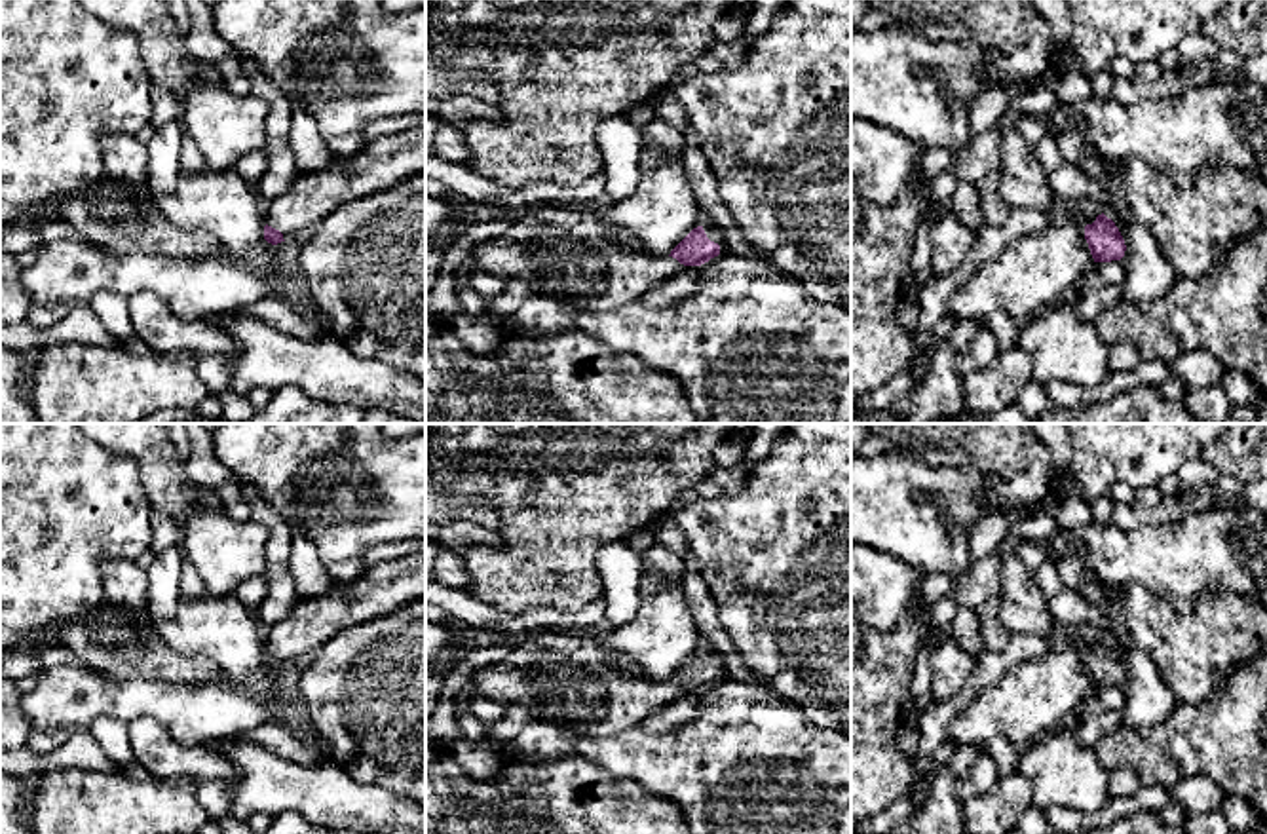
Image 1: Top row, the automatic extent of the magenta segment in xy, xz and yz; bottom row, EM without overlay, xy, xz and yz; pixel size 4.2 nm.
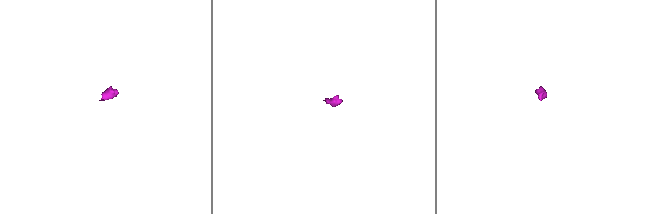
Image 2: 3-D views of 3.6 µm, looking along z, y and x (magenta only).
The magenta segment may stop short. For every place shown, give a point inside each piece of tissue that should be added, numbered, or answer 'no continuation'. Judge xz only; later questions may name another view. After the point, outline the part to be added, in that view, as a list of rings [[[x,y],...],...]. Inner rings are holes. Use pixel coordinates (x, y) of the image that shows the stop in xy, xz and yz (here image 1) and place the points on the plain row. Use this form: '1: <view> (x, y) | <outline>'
1: xz (715, 660) | [[[703,650],[703,655],[705,655],[705,659],[710,667],[720,671],[720,680],[728,678],[726,669],[724,669],[724,665],[726,665],[724,655],[712,654],[712,652],[707,652],[707,650]]]
2: xz (565, 677) | [[[534,631],[511,640],[511,650],[507,655],[475,671],[469,678],[467,688],[460,695],[460,701],[471,697],[486,697],[494,703],[513,707],[522,705],[538,714],[538,720],[557,724],[570,733],[585,737],[610,737],[627,728],[638,728],[650,714],[669,707],[671,703],[682,699],[686,693],[672,682],[657,682],[646,678],[633,661],[627,657],[608,657],[600,646],[600,638],[587,633],[568,633],[568,631]]]

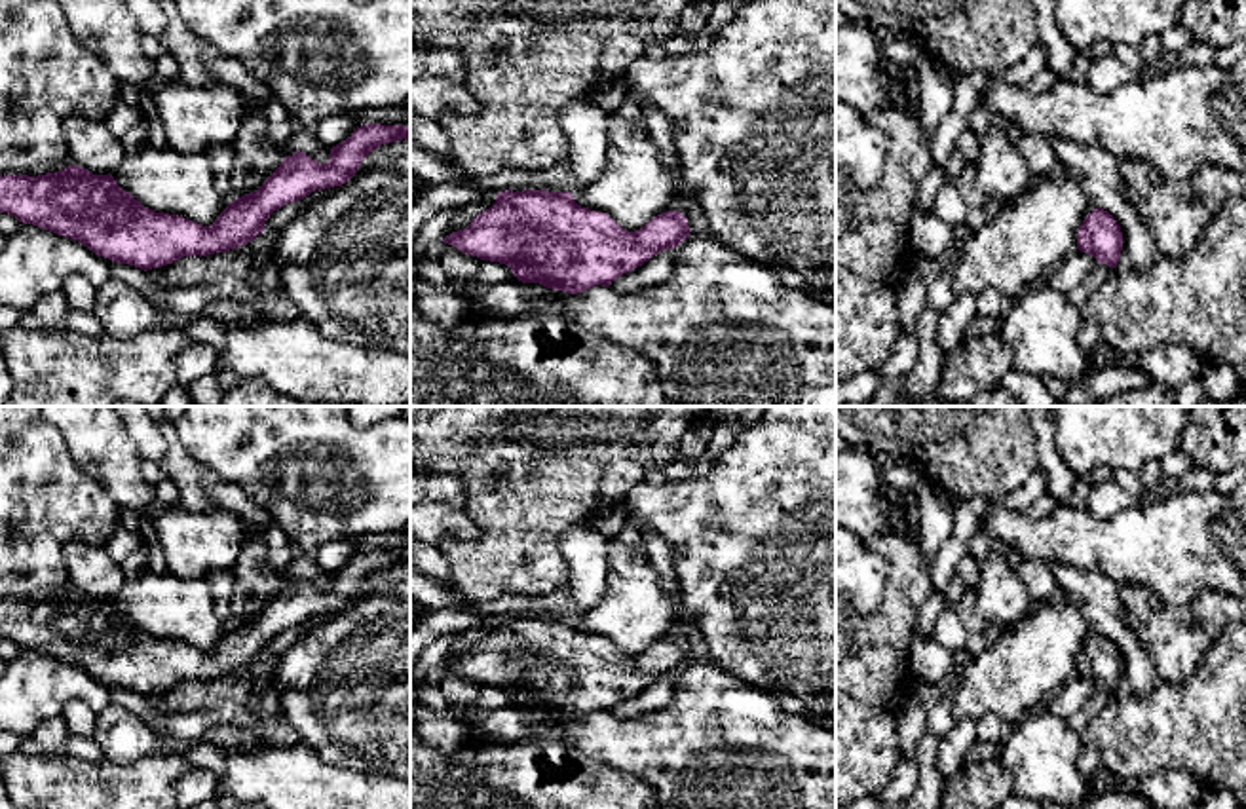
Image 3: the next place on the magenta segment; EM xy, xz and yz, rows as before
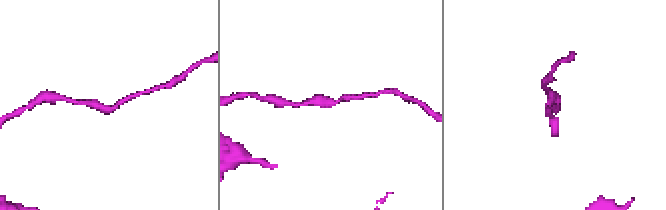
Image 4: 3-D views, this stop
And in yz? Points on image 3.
no continuation

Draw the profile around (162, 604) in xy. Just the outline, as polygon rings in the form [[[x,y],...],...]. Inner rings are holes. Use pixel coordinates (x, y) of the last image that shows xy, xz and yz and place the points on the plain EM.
[[[142,568],[112,598],[118,611],[141,630],[211,651],[234,623],[215,611],[207,577],[179,579]]]

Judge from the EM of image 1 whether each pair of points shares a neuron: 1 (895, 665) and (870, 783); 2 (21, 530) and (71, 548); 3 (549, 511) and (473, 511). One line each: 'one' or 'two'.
1: one
2: one
3: two

